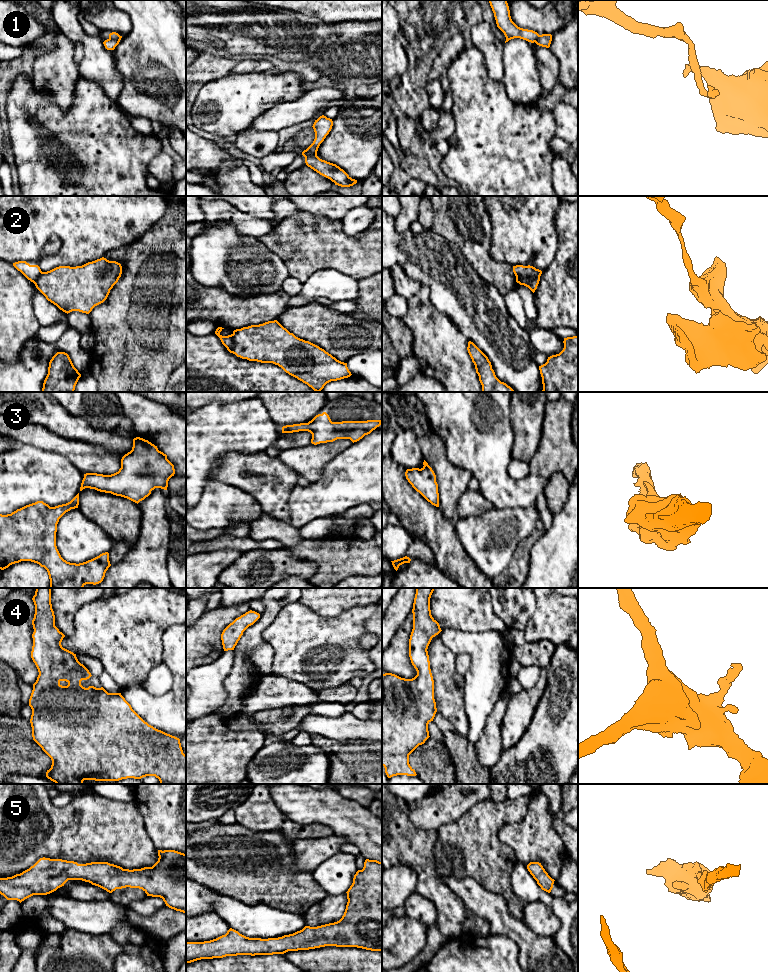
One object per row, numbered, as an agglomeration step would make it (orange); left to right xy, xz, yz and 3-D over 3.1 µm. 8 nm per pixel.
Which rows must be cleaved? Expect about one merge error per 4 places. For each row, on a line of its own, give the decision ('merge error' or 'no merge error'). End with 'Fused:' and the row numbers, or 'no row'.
1: merge error
2: merge error
3: no merge error
4: no merge error
5: no merge error
Fused: 1, 2

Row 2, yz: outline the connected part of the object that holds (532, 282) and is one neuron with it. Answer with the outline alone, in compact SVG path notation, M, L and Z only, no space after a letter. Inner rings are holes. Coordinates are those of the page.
M532 276L532 277L516 277L516 282L519 283L520 285L524 285L528 287L533 293L537 289L537 286L540 281L540 276Z

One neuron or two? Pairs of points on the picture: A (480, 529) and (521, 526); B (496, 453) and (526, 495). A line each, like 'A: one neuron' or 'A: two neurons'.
A: one neuron
B: one neuron

